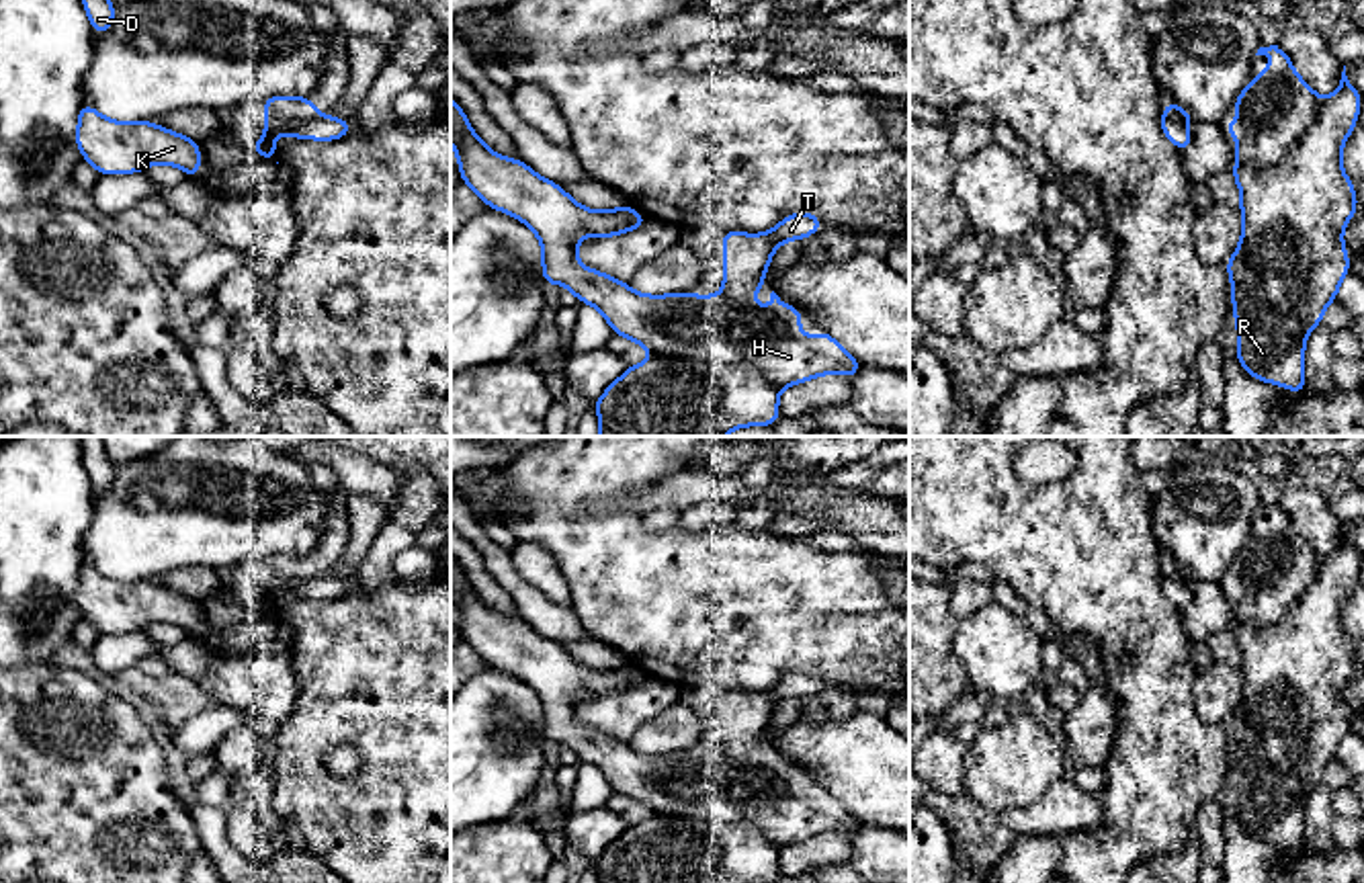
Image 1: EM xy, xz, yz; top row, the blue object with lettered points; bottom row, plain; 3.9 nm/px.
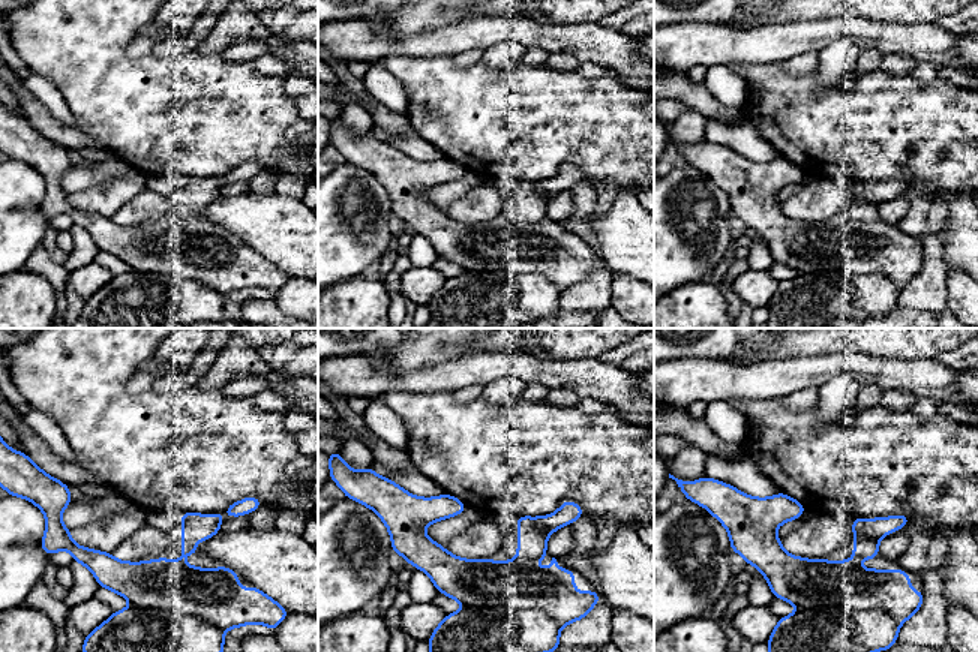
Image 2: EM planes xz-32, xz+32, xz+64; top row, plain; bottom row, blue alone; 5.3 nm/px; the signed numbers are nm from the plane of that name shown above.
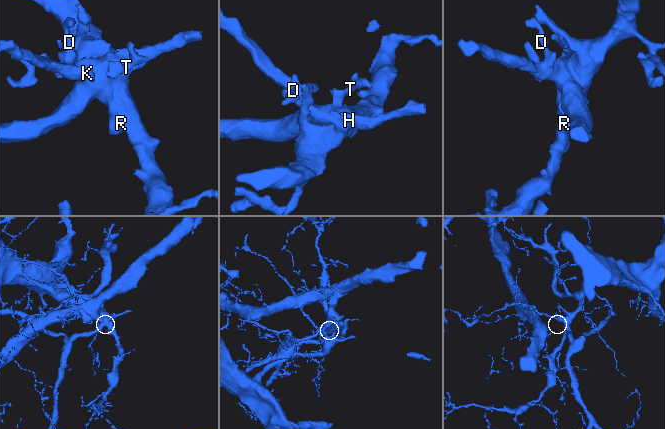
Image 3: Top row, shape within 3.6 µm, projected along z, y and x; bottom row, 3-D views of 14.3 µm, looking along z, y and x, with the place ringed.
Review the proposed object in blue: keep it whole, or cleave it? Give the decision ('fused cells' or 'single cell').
fused cells

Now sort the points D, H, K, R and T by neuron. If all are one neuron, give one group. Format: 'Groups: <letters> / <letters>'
Groups: D H K / R T

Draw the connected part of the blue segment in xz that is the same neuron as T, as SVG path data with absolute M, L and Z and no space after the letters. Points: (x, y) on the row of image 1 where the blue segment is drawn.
M788 213L776 227L766 232L770 248L776 250L780 244L791 240L805 240L823 227L823 221L815 213Z

